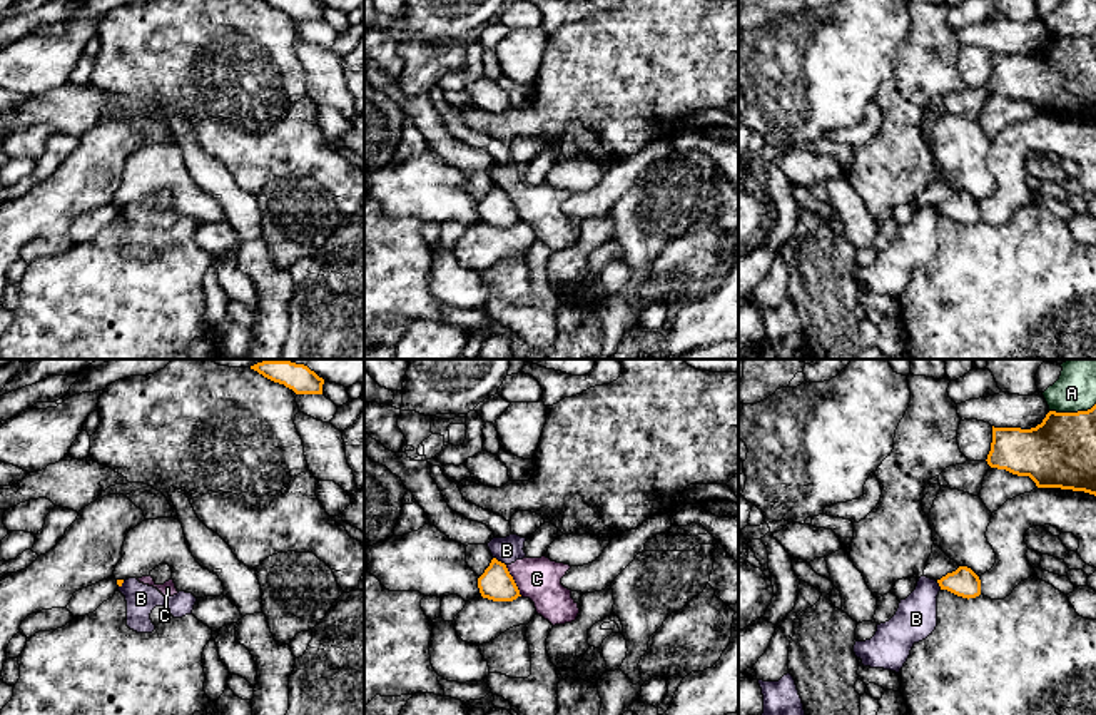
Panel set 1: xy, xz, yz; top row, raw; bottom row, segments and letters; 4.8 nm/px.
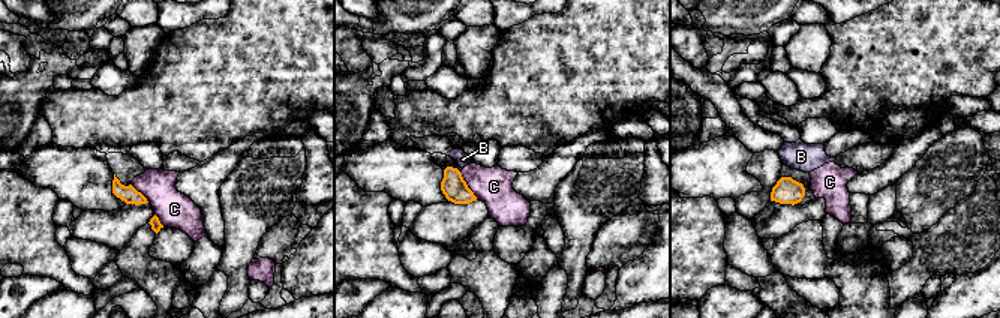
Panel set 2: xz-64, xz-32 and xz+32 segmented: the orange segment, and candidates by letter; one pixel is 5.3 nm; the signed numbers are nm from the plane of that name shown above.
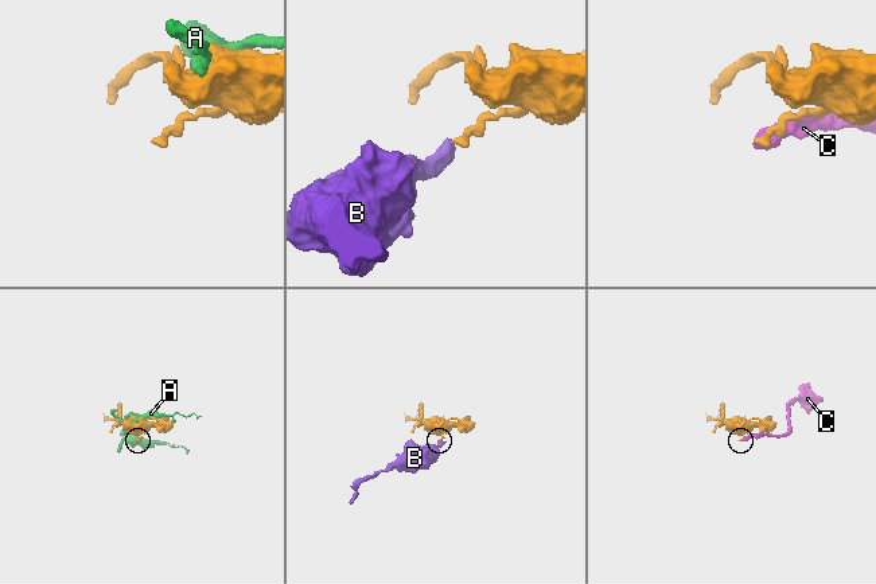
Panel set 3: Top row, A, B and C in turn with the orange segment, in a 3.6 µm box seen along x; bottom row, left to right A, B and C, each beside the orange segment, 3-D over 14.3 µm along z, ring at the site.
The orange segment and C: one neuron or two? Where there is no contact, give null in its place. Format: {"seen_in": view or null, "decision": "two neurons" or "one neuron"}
{"seen_in": "xz", "decision": "two neurons"}

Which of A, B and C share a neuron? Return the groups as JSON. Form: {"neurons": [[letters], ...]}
{"neurons": [["A"], ["B", "C"]]}

